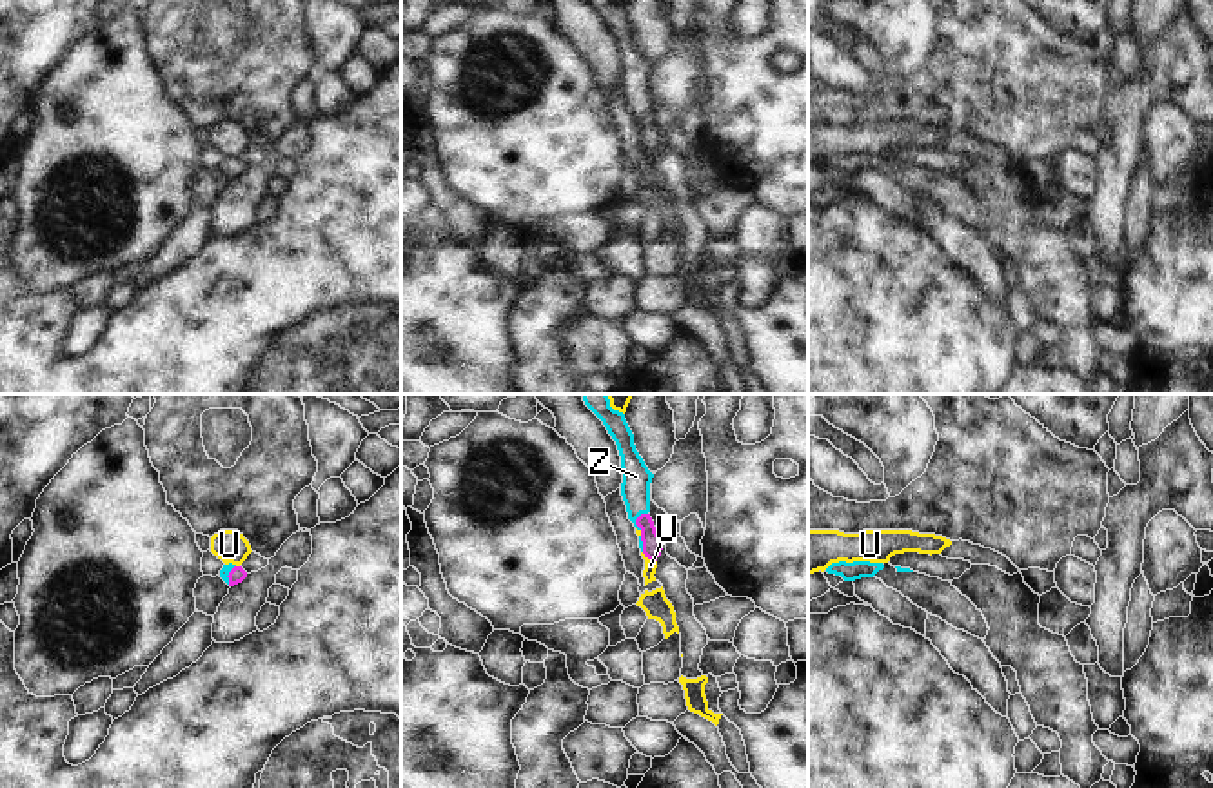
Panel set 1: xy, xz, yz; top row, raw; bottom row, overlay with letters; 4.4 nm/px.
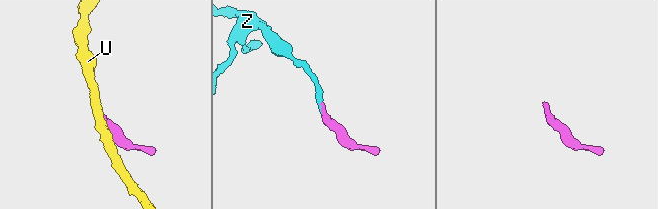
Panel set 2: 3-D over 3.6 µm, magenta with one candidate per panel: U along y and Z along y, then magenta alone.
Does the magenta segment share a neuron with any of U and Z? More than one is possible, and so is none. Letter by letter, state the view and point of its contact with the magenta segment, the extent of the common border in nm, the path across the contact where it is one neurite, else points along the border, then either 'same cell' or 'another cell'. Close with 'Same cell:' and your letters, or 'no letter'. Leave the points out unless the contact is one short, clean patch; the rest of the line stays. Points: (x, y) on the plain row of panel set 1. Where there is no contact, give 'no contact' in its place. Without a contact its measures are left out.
U: meets magenta in xz at (649, 151); contact 80 nm long; another cell
Z: meets magenta in xz at (636, 113); contact 90 nm long; runs through xz (652, 140), (649, 126), (636, 113), (636, 69); same cell
Same cell: Z

